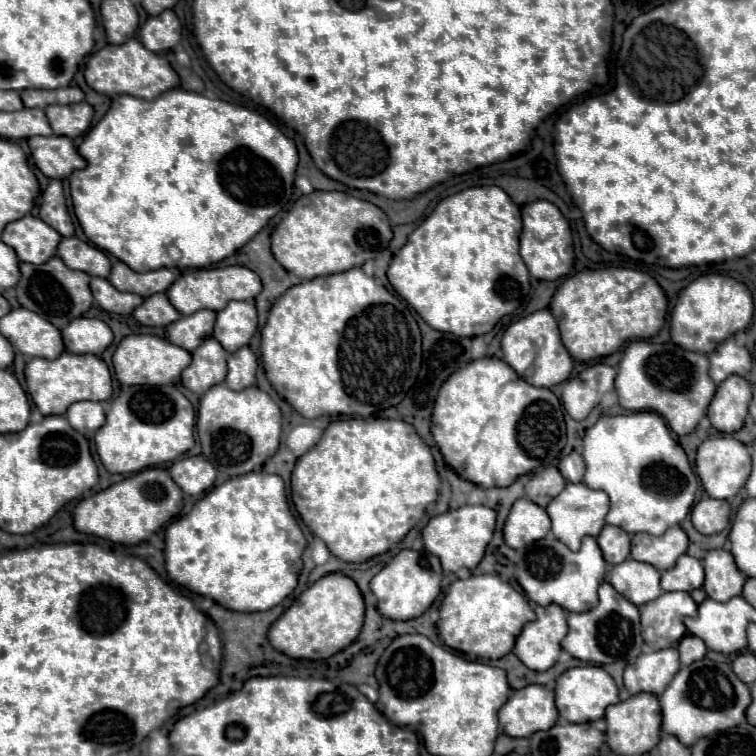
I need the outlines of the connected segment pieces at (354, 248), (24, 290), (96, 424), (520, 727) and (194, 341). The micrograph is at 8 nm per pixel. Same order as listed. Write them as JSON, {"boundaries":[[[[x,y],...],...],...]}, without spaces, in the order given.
{"boundaries":[[[[314,191],[296,201],[294,209],[272,233],[272,253],[276,261],[300,279],[314,279],[362,267],[388,247],[392,229],[388,217],[372,203],[340,191]]],[[[52,257],[50,261],[32,267],[30,263],[20,263],[20,281],[16,285],[16,297],[22,307],[36,311],[40,317],[48,319],[54,327],[64,329],[72,319],[86,313],[92,305],[90,293],[90,275],[82,271],[72,271],[64,265],[60,257]]],[[[78,401],[66,411],[66,419],[76,431],[96,431],[104,425],[104,409],[98,401]]],[[[528,685],[512,693],[500,709],[500,725],[510,737],[530,737],[536,731],[548,731],[558,719],[554,691],[542,685]]],[[[200,309],[192,315],[182,315],[176,323],[166,327],[166,337],[170,343],[194,351],[206,337],[212,335],[212,323],[216,323],[216,313]]]]}

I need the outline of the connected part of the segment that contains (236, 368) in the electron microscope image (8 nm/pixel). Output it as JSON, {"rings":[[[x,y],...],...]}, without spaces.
{"rings":[[[248,347],[234,351],[232,355],[228,355],[226,385],[236,391],[244,387],[252,387],[256,383],[256,369],[258,369],[258,361]]]}

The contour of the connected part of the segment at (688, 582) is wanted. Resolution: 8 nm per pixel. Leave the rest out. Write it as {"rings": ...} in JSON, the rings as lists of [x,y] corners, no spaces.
{"rings":[[[682,555],[676,565],[662,573],[660,587],[664,591],[692,591],[702,587],[704,583],[704,569],[702,563],[690,555]]]}

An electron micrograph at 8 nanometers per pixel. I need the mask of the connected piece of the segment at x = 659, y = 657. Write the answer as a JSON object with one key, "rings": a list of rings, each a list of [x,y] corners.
{"rings":[[[662,649],[648,655],[640,655],[634,663],[628,663],[624,669],[624,687],[630,695],[640,691],[660,697],[660,691],[668,687],[676,671],[680,669],[680,659],[676,649]]]}

